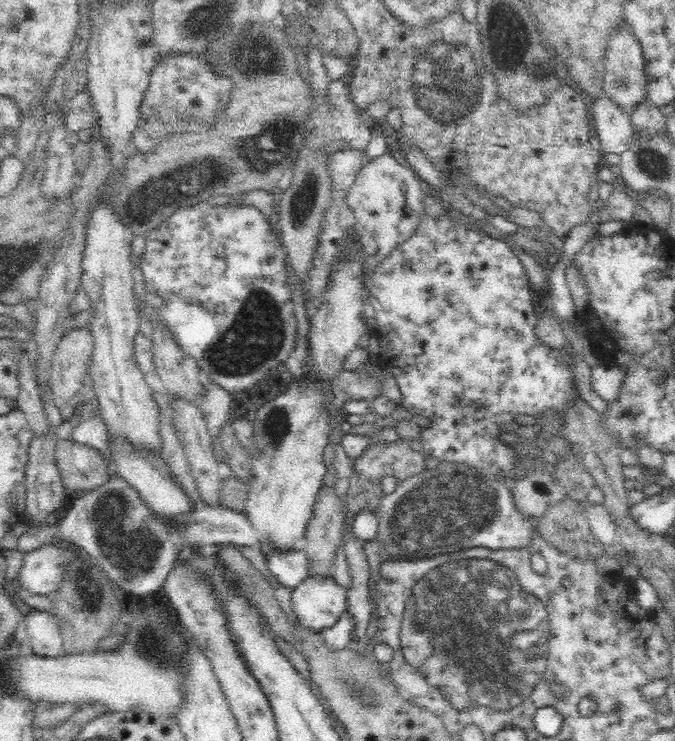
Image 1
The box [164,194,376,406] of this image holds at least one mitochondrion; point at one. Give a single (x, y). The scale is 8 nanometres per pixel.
(258, 334)

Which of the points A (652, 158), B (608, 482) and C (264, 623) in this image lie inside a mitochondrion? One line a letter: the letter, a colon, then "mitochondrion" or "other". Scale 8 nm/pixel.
A: mitochondrion
B: other
C: other

